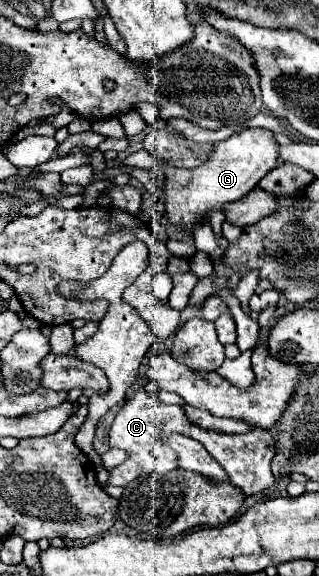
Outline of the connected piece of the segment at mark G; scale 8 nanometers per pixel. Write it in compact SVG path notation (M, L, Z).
M253 128L217 142L209 160L199 168L167 168L163 182L163 200L169 222L193 234L199 224L209 220L209 212L223 210L227 204L245 198L257 186L257 182L275 166L279 166L279 146L273 134L269 130Z

